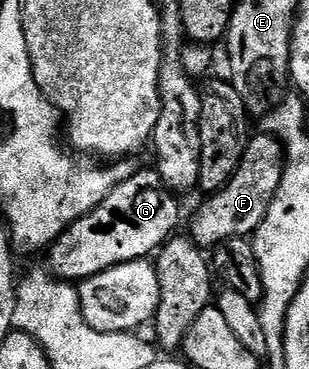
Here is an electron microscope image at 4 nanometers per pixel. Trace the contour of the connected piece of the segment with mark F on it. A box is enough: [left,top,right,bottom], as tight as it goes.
[190,131,284,247]

